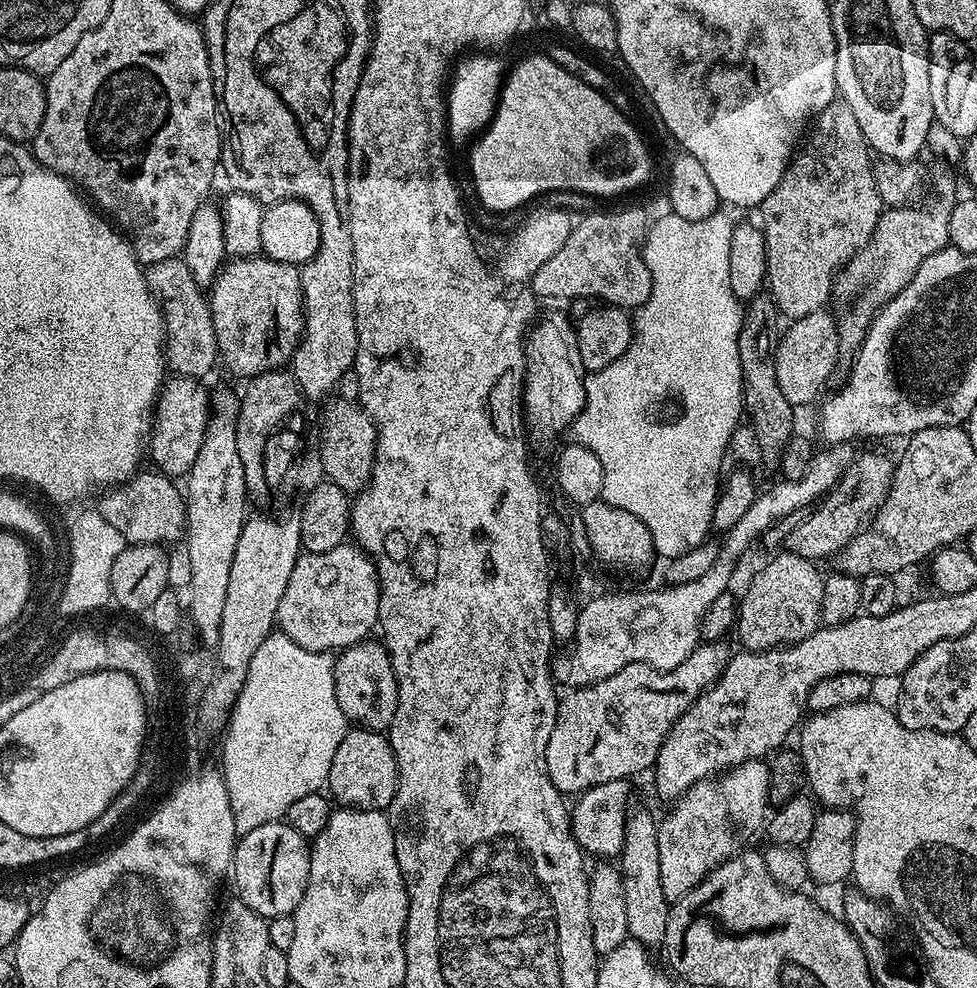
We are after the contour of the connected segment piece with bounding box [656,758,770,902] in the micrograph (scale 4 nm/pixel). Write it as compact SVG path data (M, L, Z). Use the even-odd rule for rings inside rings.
M760 758L737 764L715 782L698 781L673 804L676 805L669 810L668 817L659 821L656 834L662 894L670 902L685 896L713 868L741 851L759 828L761 831L770 808L768 764Z

